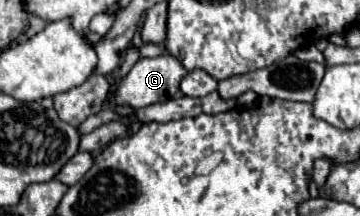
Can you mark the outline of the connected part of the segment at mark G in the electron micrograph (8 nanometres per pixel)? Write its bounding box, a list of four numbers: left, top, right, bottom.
[107,55,189,109]

